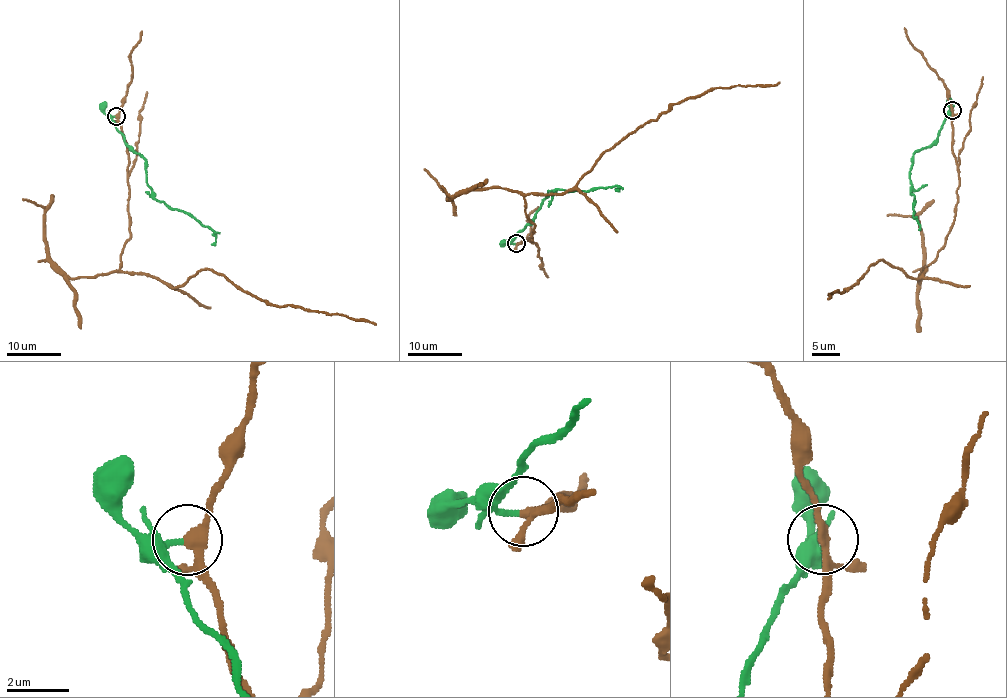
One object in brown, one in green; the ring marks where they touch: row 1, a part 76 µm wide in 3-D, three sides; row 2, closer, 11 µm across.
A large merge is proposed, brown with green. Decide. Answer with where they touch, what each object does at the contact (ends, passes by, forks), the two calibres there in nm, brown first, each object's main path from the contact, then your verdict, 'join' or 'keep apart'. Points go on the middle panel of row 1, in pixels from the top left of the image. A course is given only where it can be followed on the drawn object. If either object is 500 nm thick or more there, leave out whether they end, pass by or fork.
at (516, 243); brown forks there; green ends there; 220 nm thick on the brown side, 170 nm on the other; brown runs (517, 243), (531, 241), (533, 230), (525, 195), (569, 191), (604, 153), (672, 104), (717, 87), (779, 82); green runs (515, 243), (513, 239), (535, 215), (549, 191), (587, 191), (617, 186), (618, 190), (614, 190); keep apart

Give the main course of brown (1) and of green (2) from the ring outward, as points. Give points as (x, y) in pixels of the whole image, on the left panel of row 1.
1: (116, 116), (128, 155), (130, 239), (121, 270), (148, 273), (173, 288), (212, 269), (269, 305), (375, 324)
2: (115, 116), (124, 144), (144, 159), (147, 186), (157, 200), (207, 225), (214, 232), (211, 244)

